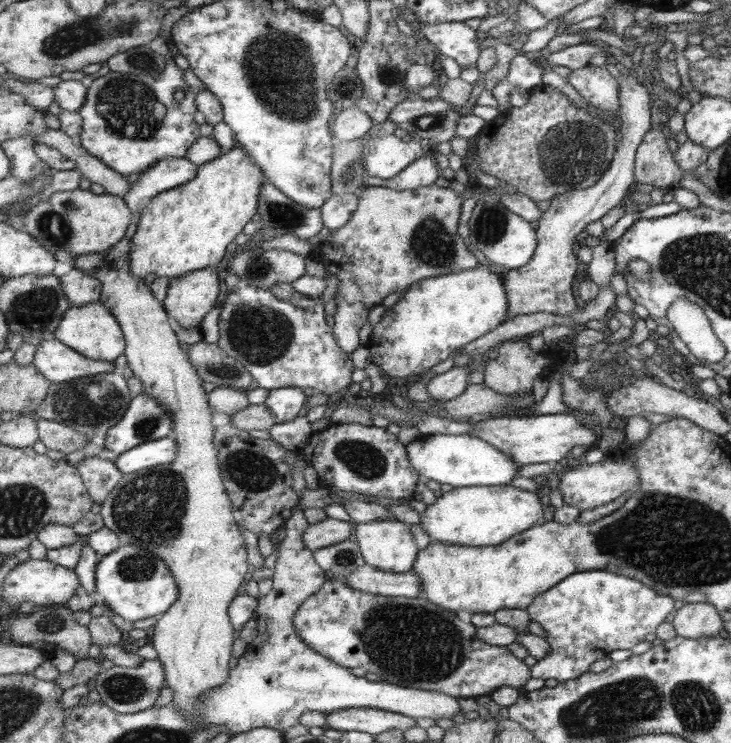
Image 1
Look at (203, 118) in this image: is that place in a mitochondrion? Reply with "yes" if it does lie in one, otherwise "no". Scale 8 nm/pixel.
no

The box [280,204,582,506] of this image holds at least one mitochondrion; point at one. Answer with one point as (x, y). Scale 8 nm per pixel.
(432, 245)

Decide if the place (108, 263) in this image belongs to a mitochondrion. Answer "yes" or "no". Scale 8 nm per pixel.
no

